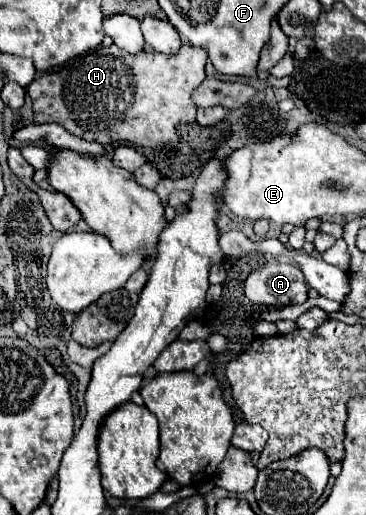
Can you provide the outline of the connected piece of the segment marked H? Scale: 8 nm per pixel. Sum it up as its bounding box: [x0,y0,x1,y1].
[29,43,207,147]

